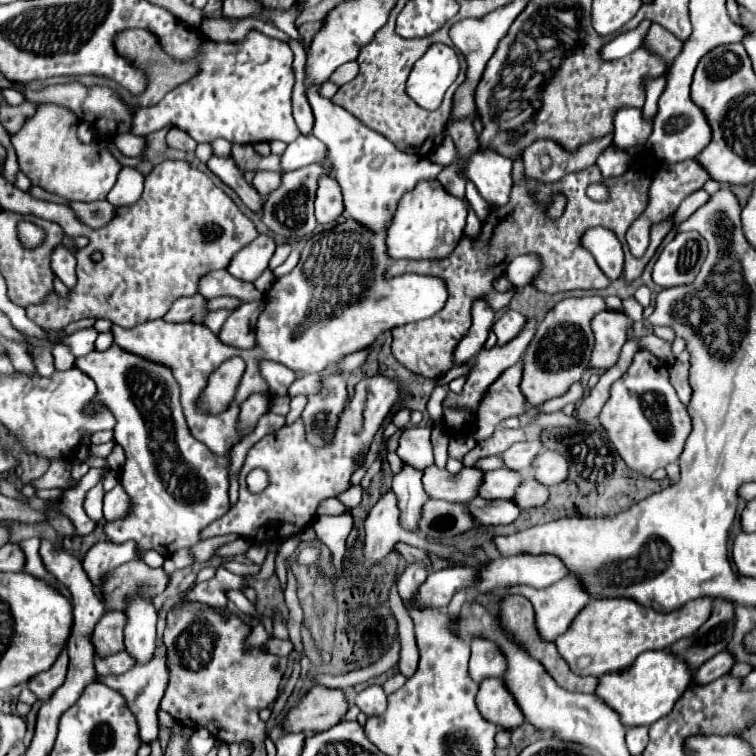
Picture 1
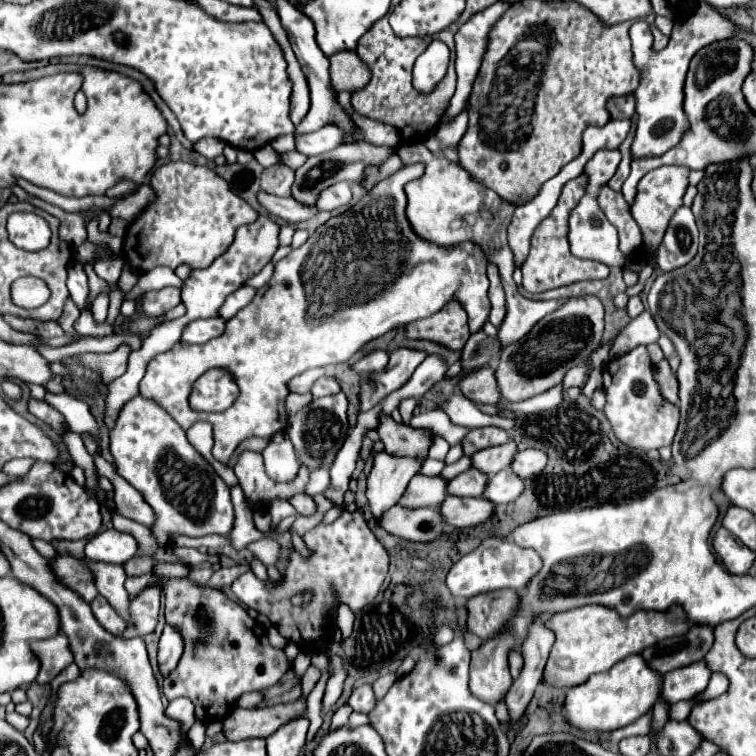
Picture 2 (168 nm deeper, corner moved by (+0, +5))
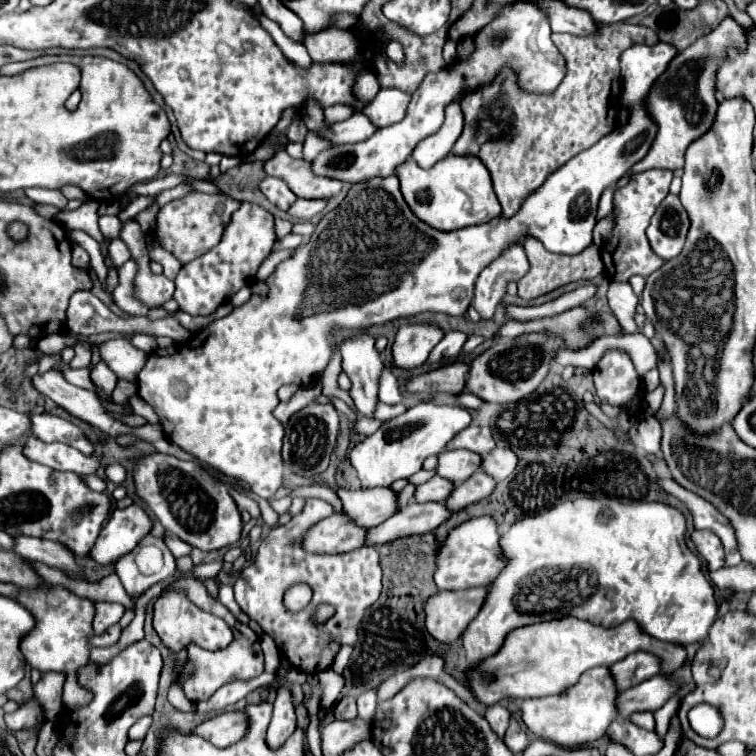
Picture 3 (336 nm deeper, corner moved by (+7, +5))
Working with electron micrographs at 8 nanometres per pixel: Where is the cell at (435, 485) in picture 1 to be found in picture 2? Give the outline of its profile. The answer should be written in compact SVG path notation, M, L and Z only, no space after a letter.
M416 473L404 493L404 497L400 499L402 507L440 507L440 503L446 499L446 487L448 487L448 479L434 475L422 475Z

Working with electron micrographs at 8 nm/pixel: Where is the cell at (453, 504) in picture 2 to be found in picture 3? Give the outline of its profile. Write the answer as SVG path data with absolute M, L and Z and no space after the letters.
M415 503L405 505L397 515L389 517L385 523L369 529L365 535L365 545L389 543L407 535L423 535L441 525L453 511L449 511L443 503Z

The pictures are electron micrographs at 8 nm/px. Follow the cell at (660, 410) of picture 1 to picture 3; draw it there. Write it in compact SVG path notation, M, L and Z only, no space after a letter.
M611 349L605 351L593 369L593 383L597 397L603 403L621 407L639 395L641 379L633 367L631 357L625 351Z

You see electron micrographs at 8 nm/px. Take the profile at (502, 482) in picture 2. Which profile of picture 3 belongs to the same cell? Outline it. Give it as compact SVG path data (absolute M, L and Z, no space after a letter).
M477 471L477 475L469 477L465 483L457 485L449 499L445 501L445 505L453 511L461 511L463 507L479 501L479 499L485 499L493 493L495 489L495 479L491 479L489 475L485 475L483 471Z

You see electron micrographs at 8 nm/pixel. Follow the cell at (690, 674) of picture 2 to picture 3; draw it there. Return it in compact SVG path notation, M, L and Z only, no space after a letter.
M655 675L631 689L625 689L617 695L617 711L619 717L629 719L629 715L637 711L657 711L665 705L669 697L677 691L677 683L673 677Z

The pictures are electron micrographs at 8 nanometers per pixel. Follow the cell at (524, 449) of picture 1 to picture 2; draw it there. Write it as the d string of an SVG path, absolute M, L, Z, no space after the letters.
M510 439L506 445L500 445L500 447L488 447L484 451L478 451L472 455L472 461L474 461L474 469L480 469L484 471L488 477L504 471L510 467L512 459L516 457L516 441Z

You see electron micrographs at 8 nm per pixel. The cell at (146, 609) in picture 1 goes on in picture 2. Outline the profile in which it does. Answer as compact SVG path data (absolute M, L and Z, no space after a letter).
M86 561L86 565L92 569L96 577L96 587L100 595L108 599L108 603L118 611L118 615L126 621L126 625L132 625L128 591L124 587L124 581L126 581L124 567L108 565L108 563L92 563L92 561Z

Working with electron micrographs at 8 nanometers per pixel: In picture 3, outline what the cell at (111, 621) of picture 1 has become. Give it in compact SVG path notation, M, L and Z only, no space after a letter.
M97 603L95 619L93 619L95 635L103 635L111 625L119 623L123 613L125 613L125 607L121 603Z

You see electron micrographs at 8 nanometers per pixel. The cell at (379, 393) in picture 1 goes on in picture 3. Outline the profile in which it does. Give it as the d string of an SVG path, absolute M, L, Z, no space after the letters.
M403 323L393 343L393 363L403 369L413 369L429 357L444 332L433 323Z

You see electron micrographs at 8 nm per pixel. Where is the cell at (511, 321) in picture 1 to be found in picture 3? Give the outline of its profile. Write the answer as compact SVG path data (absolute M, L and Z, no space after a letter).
M511 245L499 259L495 259L481 271L475 283L473 307L483 319L493 317L497 305L505 299L507 285L517 283L525 275L525 261L525 249L521 245Z

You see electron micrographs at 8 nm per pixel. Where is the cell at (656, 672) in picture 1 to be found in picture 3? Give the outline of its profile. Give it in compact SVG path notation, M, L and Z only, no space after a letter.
M595 667L581 675L581 679L569 687L567 691L551 697L541 699L523 699L521 701L521 721L525 727L545 739L559 743L561 747L575 747L583 743L591 743L599 739L611 721L617 719L617 707L615 707L615 683L609 675L607 667Z

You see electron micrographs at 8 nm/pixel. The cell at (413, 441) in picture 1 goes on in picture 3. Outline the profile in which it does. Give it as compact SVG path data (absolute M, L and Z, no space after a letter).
M383 367L381 371L381 379L379 379L379 393L377 393L379 401L383 403L401 403L401 391L399 391L399 383L395 379L395 375L391 373L389 367Z

